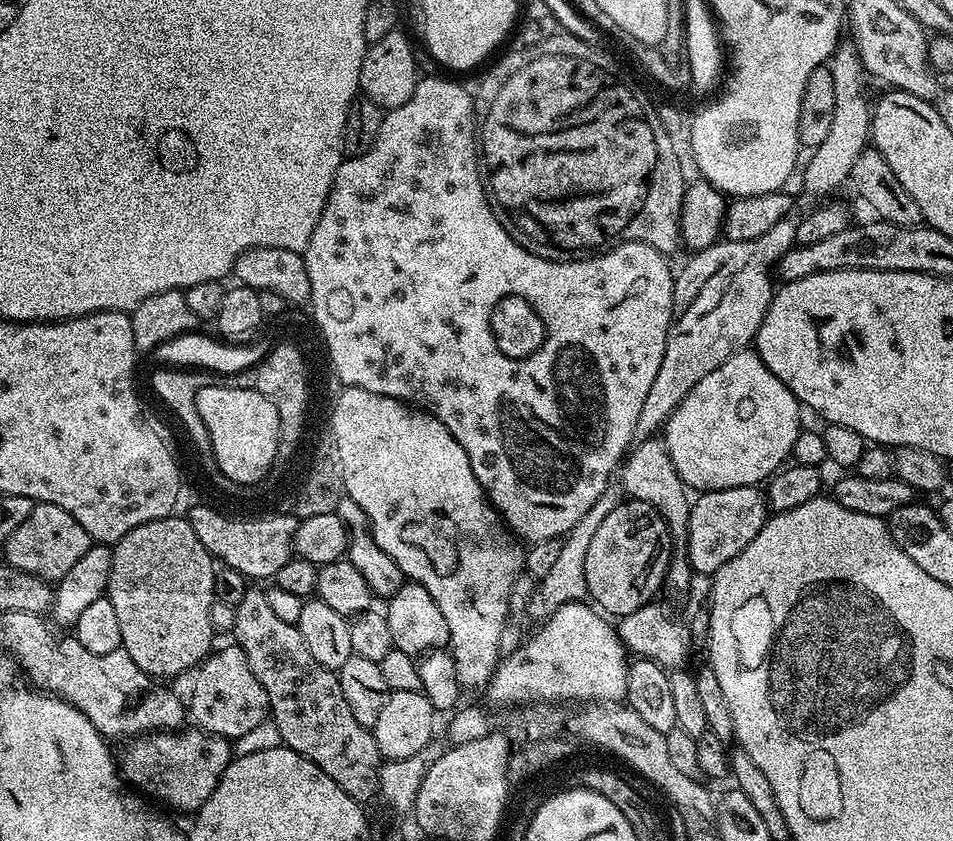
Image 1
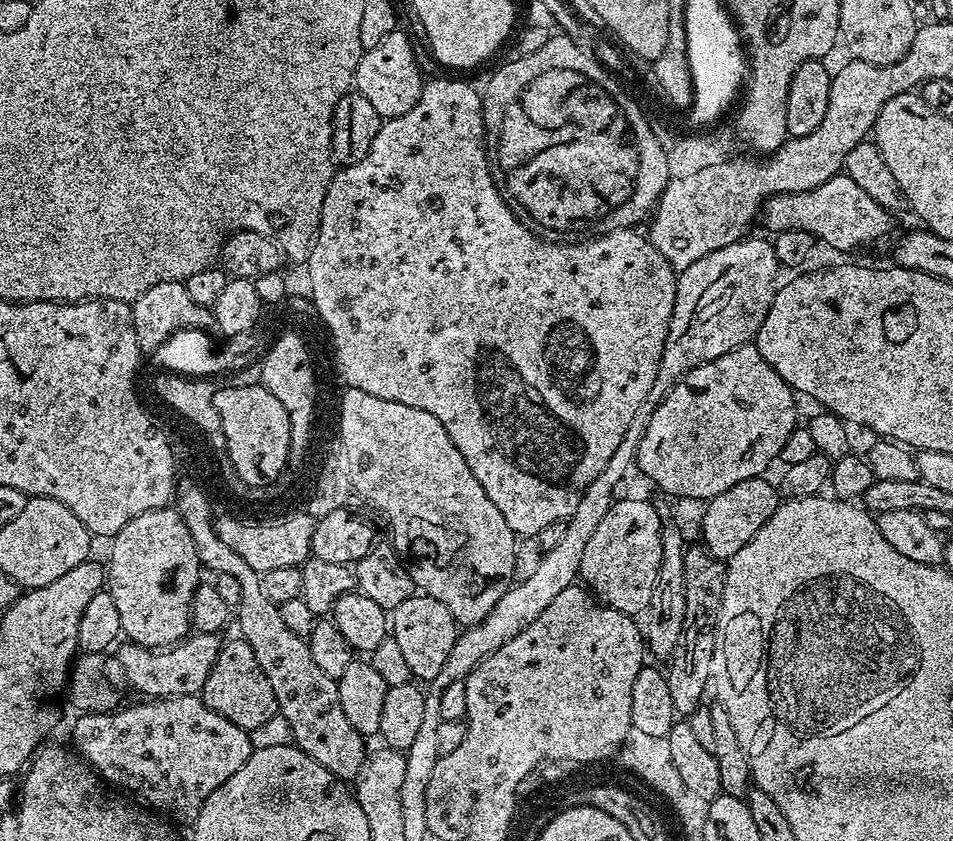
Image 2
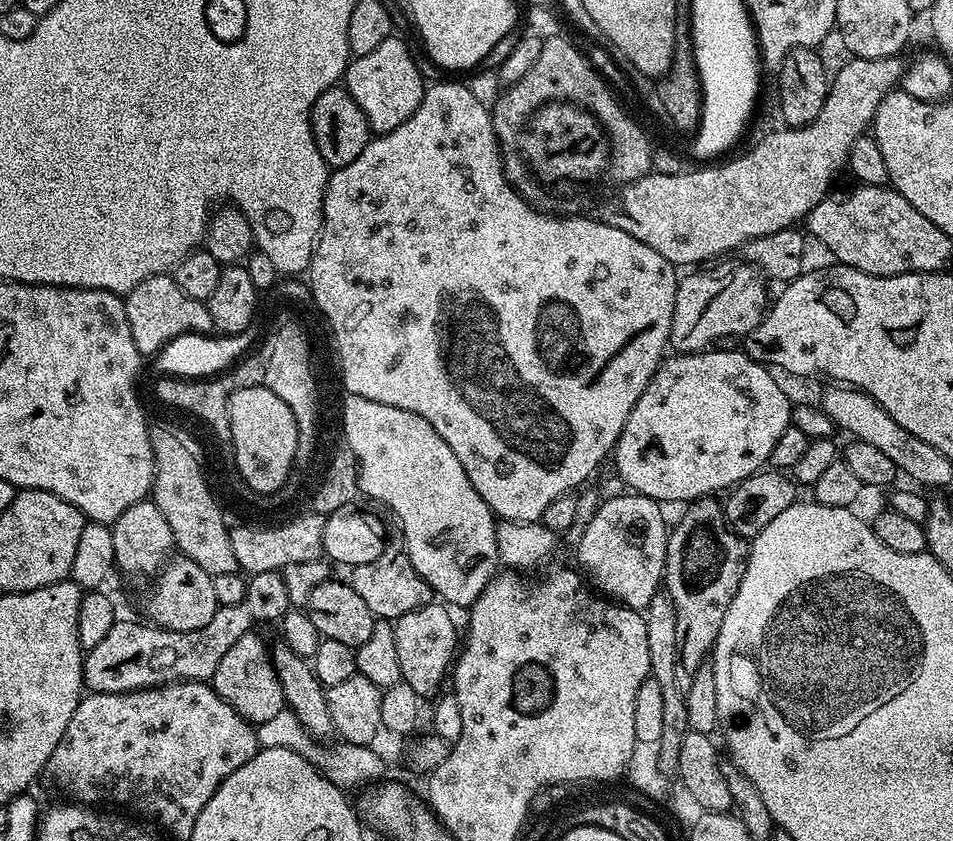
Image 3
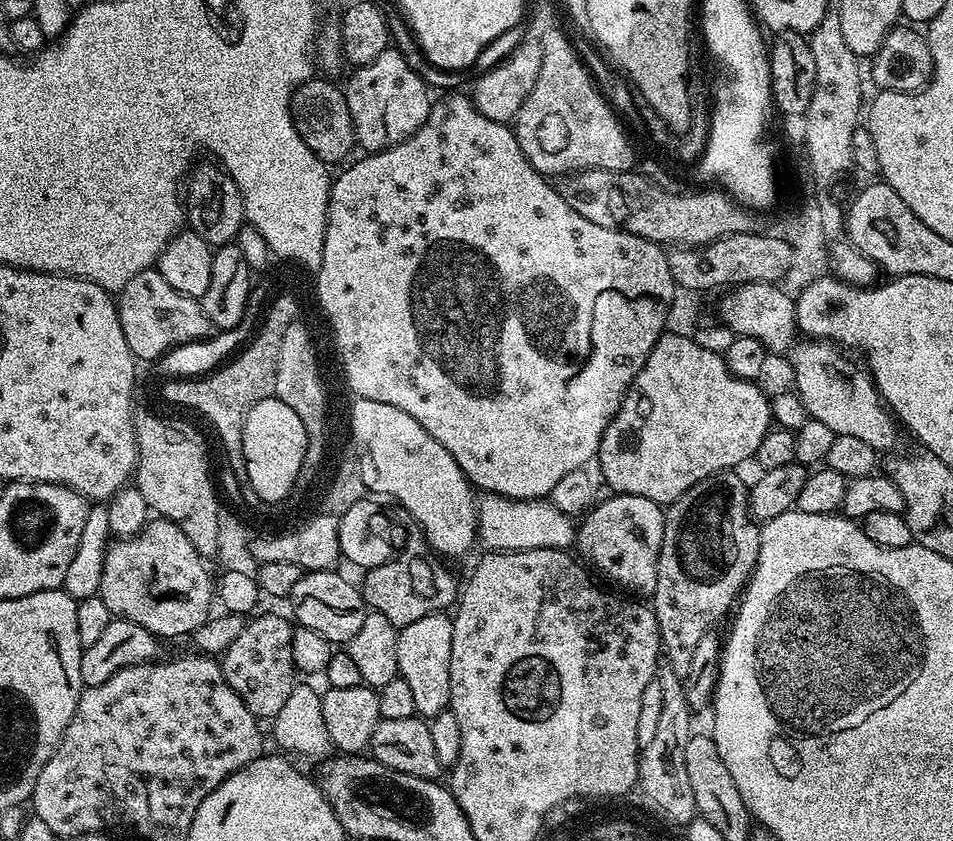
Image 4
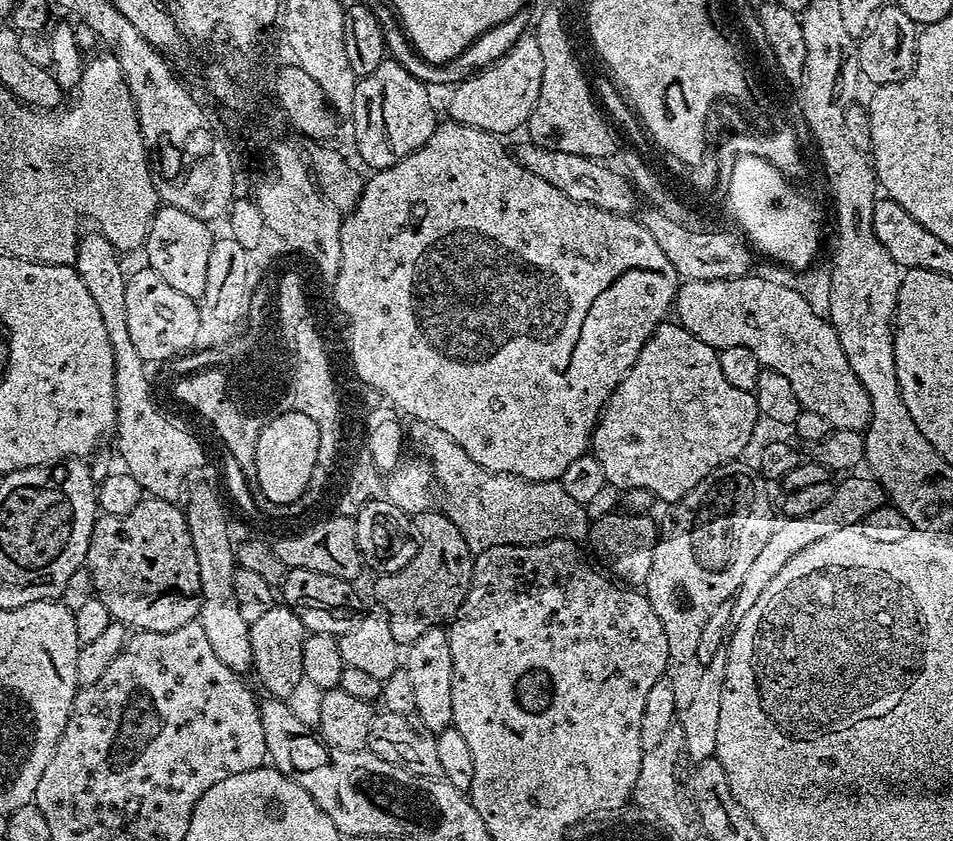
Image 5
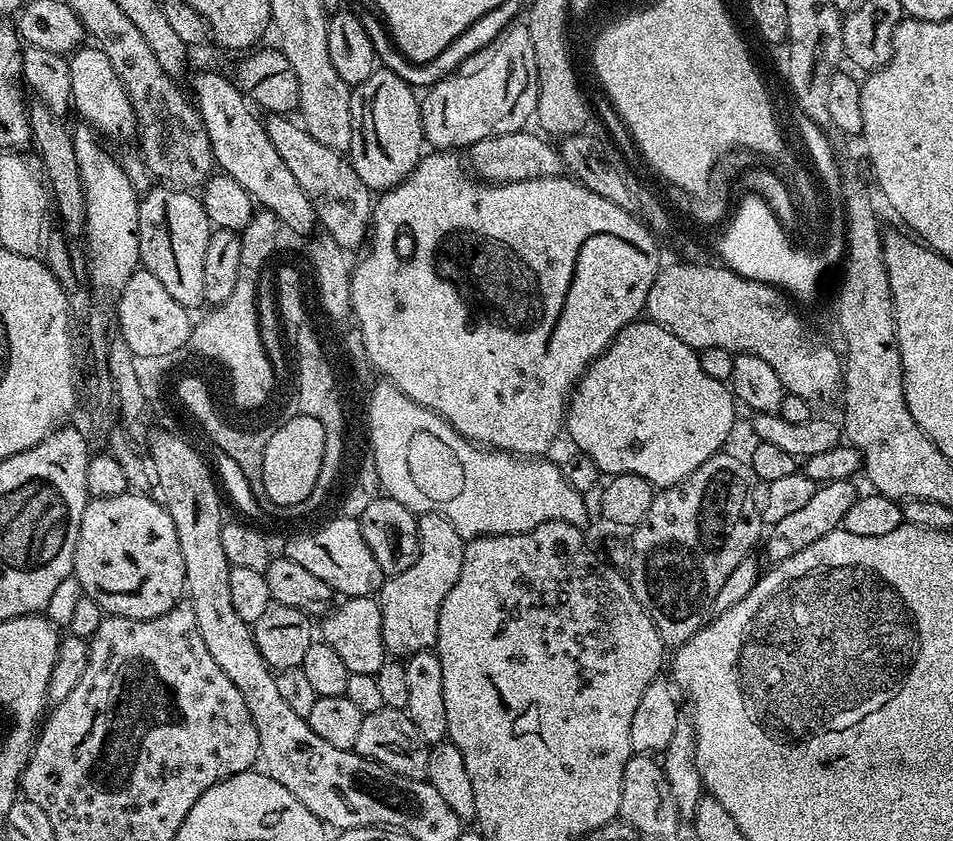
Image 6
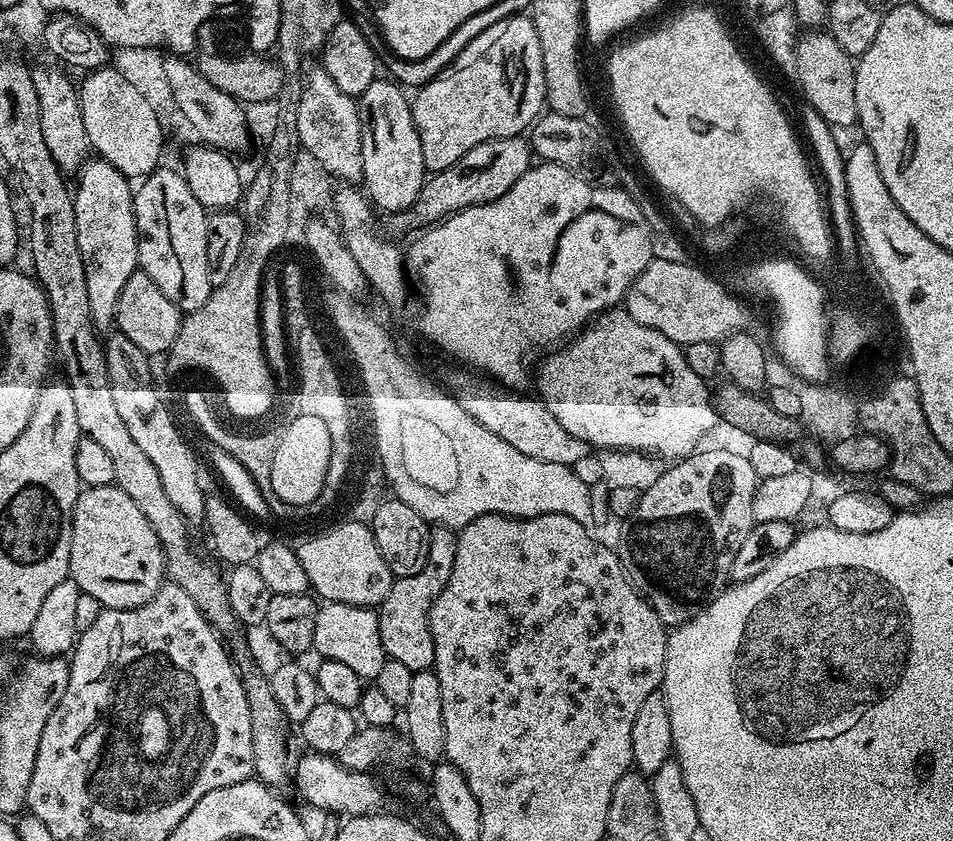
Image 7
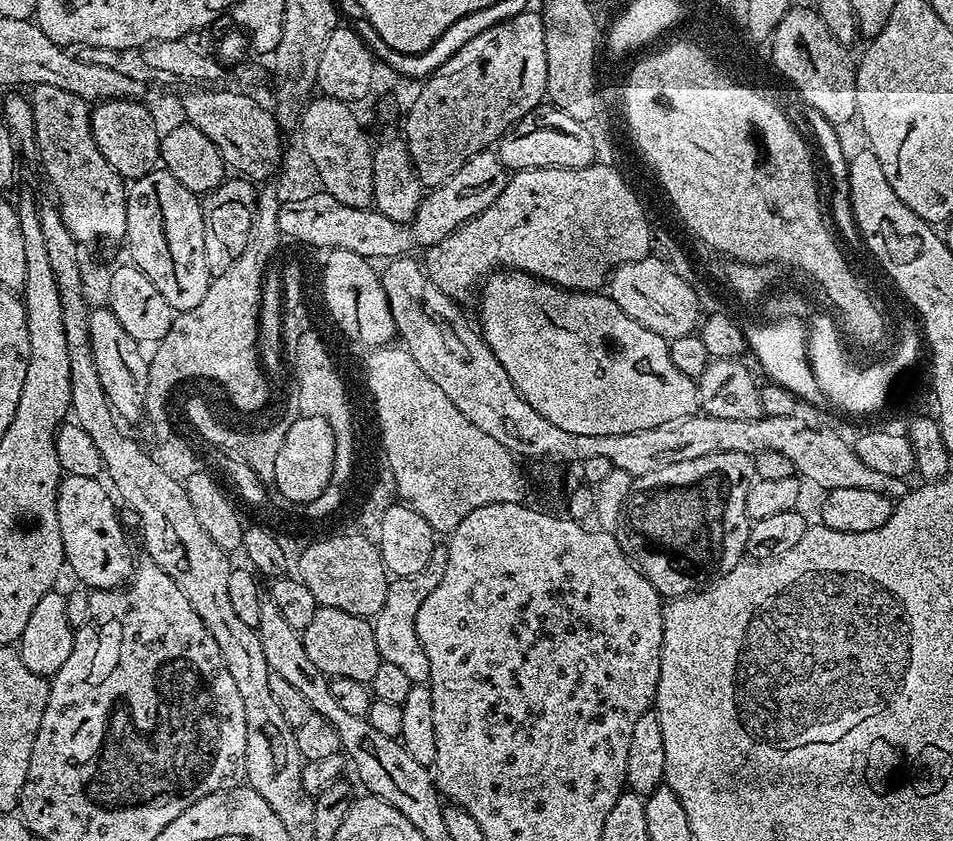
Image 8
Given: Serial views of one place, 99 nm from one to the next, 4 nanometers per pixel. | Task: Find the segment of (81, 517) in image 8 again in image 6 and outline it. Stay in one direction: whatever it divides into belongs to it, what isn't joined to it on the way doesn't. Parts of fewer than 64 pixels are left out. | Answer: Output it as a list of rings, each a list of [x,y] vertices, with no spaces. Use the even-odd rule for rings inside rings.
[[[127,492],[116,495],[112,499],[89,499],[86,510],[82,514],[82,526],[79,527],[78,546],[75,550],[73,566],[73,577],[79,582],[83,595],[94,598],[101,609],[113,616],[125,617],[127,620],[153,620],[162,614],[169,612],[174,605],[178,604],[186,590],[185,582],[185,562],[182,559],[181,546],[178,543],[178,534],[174,526],[174,520],[161,501],[153,500],[144,496],[142,492]]]

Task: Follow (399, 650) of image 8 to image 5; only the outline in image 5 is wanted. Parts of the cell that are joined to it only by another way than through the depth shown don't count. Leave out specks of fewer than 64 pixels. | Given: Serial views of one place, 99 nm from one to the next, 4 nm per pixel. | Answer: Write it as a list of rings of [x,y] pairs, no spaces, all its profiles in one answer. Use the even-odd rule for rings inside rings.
[[[414,512],[410,519],[412,531],[416,533],[414,558],[410,558],[402,570],[381,575],[376,584],[379,611],[390,622],[394,642],[401,646],[412,644],[414,638],[426,630],[441,627],[455,613],[468,593],[474,559],[462,534],[458,534],[458,526],[454,526],[443,512]]]

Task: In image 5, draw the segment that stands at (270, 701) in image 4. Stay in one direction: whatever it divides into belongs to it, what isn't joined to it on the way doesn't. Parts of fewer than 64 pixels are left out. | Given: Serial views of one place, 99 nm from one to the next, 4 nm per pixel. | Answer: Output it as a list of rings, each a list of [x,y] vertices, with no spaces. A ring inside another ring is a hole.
[[[274,606],[270,610],[266,610],[266,614],[262,614],[262,618],[258,618],[258,622],[248,625],[248,633],[250,634],[250,650],[252,651],[251,671],[256,671],[256,676],[260,679],[260,684],[265,688],[267,695],[272,698],[287,698],[290,690],[294,690],[294,686],[298,686],[298,682],[304,679],[304,671],[302,670],[302,642],[306,635],[306,630],[302,626],[302,618],[298,618],[298,614],[294,614],[294,610],[283,606]]]

